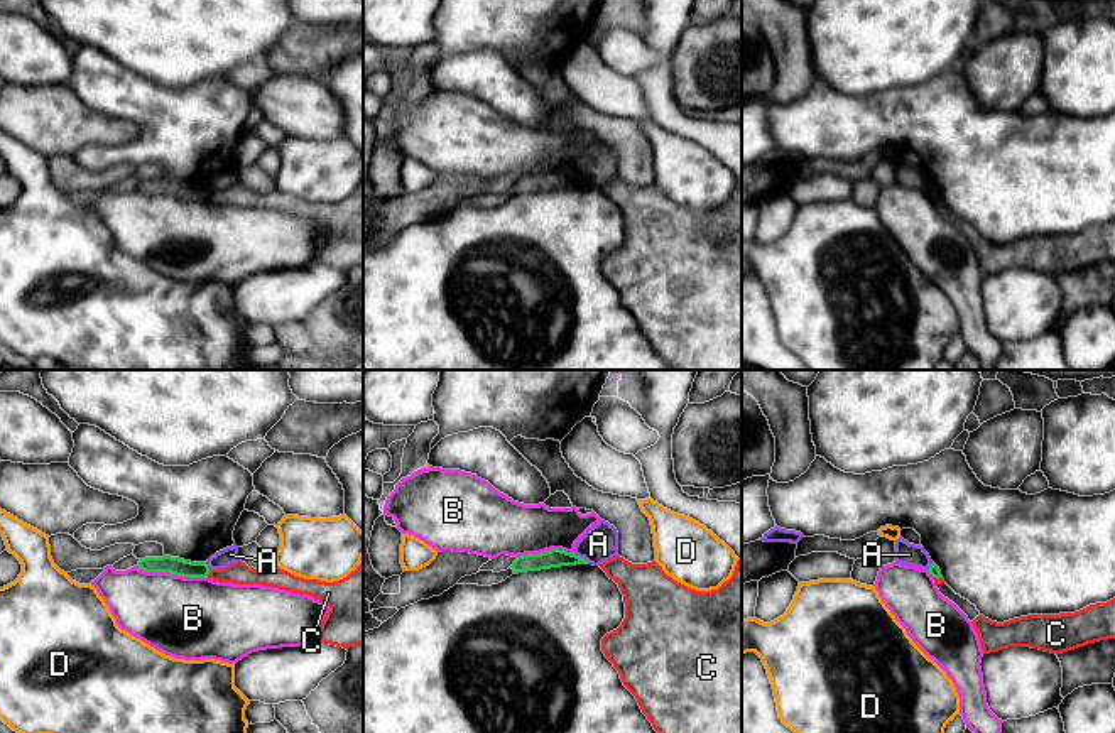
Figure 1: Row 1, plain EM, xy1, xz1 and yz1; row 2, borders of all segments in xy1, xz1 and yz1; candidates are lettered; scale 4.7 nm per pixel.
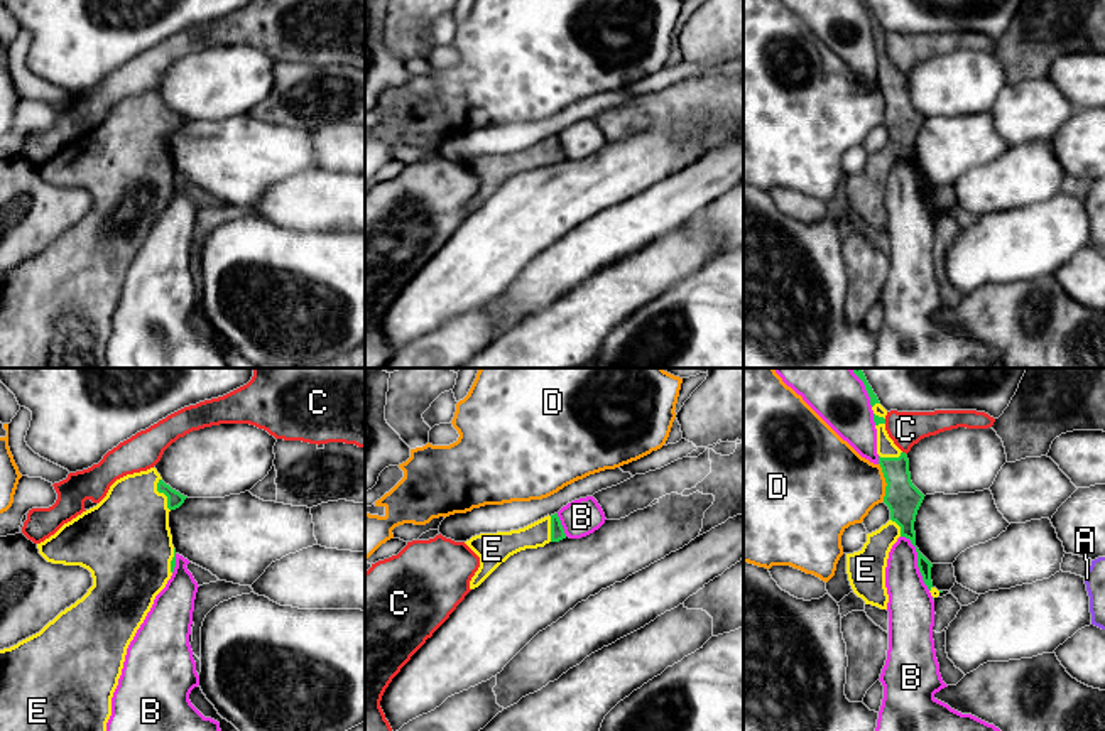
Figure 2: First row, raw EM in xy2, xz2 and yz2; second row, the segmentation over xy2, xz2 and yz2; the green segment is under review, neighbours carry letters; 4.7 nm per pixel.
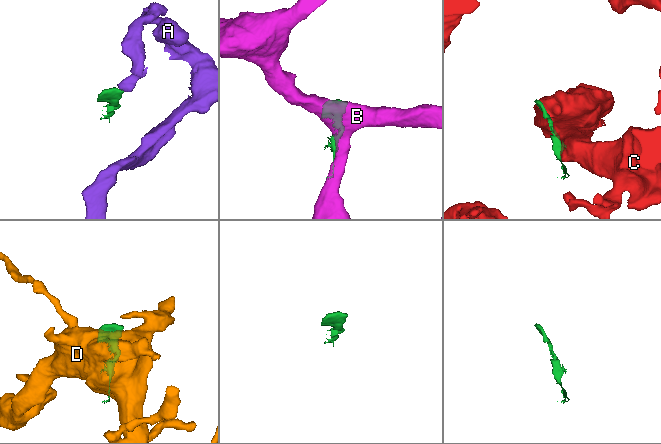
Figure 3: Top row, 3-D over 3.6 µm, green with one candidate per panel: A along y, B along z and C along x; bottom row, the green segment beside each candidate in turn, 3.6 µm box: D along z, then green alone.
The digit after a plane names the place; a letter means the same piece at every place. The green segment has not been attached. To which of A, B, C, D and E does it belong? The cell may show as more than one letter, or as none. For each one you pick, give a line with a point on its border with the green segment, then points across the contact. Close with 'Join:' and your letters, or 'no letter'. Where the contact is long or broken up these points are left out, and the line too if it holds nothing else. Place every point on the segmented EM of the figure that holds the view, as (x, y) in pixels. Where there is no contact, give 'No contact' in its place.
E: Touches green at xy2 (163, 492)
Join: E

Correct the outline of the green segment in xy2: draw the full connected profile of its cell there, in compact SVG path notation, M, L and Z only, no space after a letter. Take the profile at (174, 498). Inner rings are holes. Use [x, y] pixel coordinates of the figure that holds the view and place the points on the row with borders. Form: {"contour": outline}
{"contour": "M155 468L127 474L110 486L96 506L37 544L39 554L47 562L88 569L93 586L39 633L0 650L0 731L106 731L112 697L122 675L127 648L155 596L174 572L176 549L169 528L169 512L179 508L186 498L166 485Z"}

